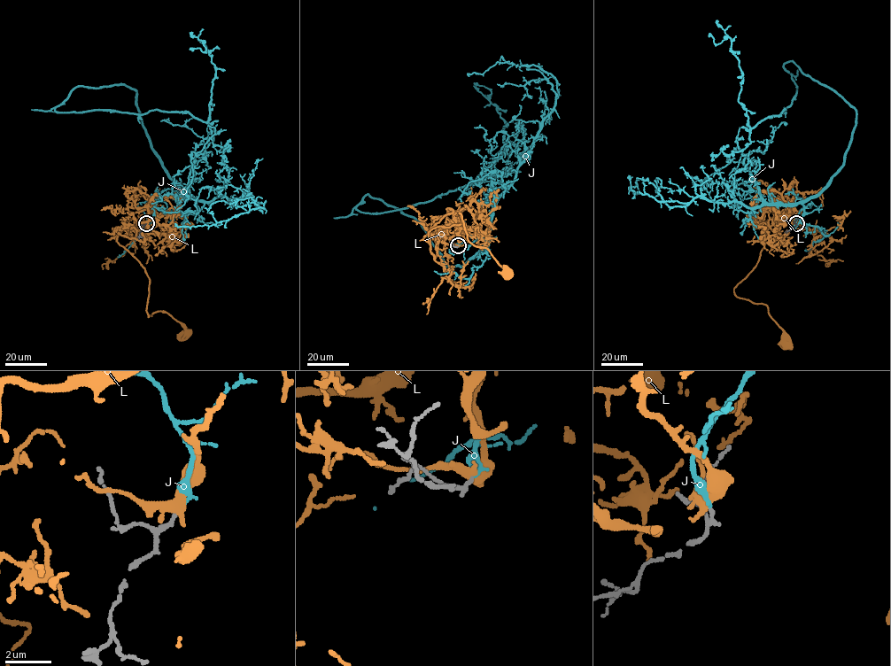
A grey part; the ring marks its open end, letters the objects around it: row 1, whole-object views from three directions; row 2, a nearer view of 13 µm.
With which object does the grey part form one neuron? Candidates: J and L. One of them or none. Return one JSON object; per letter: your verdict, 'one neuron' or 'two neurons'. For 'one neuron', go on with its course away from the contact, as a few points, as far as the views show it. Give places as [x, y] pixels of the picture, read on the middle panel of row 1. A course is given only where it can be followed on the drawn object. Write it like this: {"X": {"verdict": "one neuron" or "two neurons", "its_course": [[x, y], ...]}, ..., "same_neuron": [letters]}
{"J": {"verdict": "one neuron", "its_course": [[458, 246], [490, 239], [445, 266], [412, 217], [356, 207], [427, 202], [503, 153], [474, 82]]}, "L": {"verdict": "two neurons"}, "same_neuron": ["J"]}

